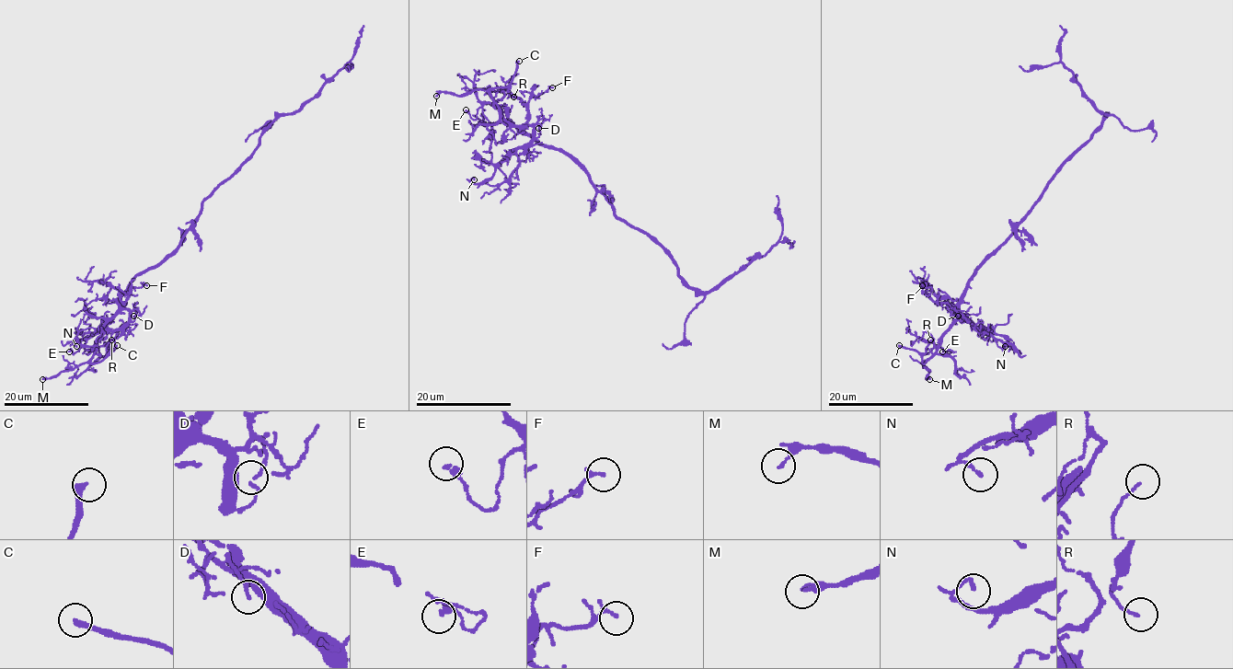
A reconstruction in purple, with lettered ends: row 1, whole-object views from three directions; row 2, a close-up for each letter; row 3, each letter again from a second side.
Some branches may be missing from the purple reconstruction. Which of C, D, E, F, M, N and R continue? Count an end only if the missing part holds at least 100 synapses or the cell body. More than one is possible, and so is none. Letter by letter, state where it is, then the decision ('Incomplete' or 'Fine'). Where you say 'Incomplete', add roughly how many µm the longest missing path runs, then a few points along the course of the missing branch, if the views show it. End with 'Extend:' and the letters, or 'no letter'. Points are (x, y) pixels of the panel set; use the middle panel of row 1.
C: Place: (519, 61). Incomplete. Missing length about 30 µm
D: Place: (538, 128). Fine
E: Place: (466, 109). Fine
F: Place: (552, 87). Fine
M: Place: (436, 96). Fine
N: Place: (474, 179). Fine
R: Place: (513, 97). Fine
Extend: C

